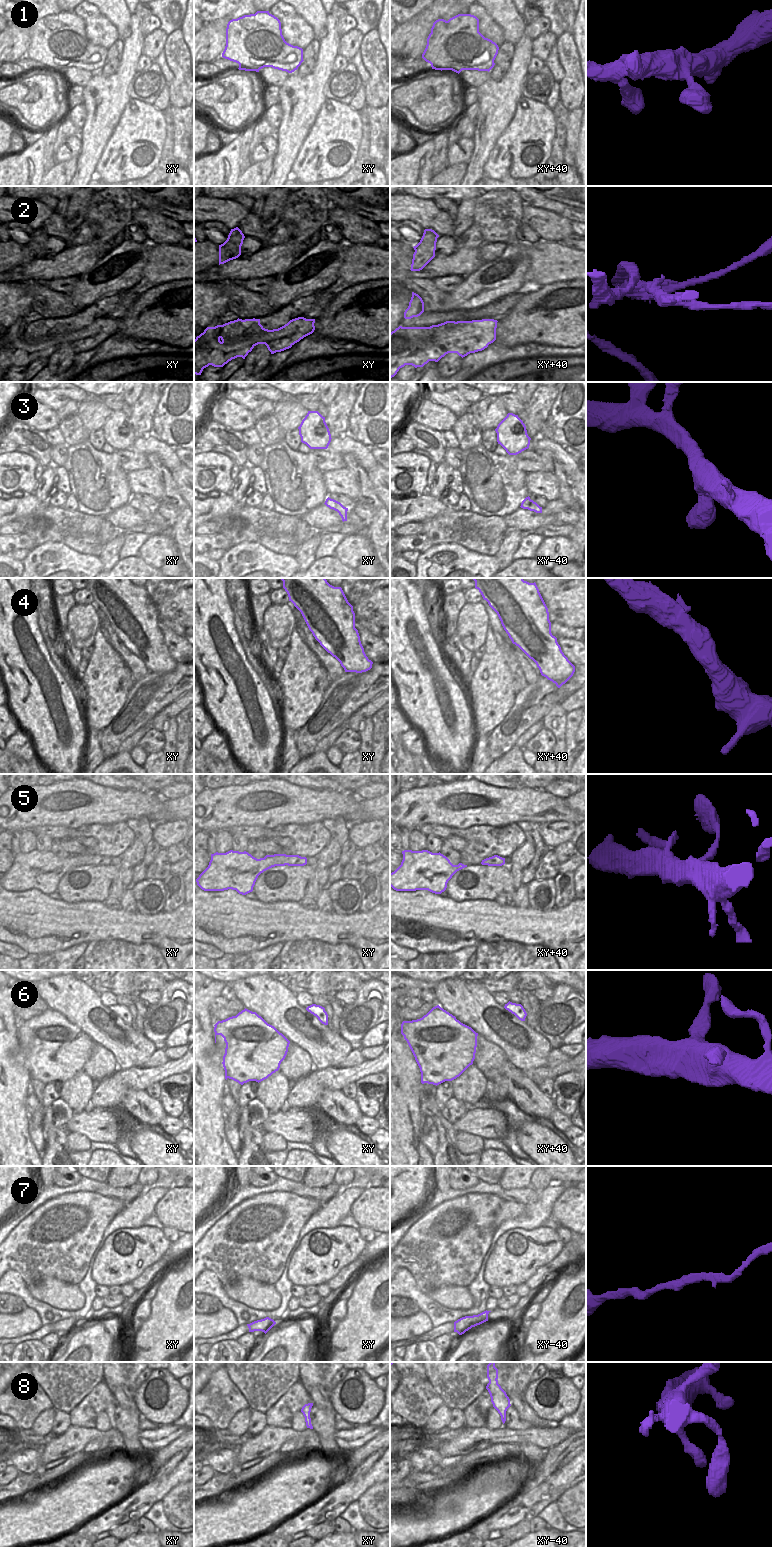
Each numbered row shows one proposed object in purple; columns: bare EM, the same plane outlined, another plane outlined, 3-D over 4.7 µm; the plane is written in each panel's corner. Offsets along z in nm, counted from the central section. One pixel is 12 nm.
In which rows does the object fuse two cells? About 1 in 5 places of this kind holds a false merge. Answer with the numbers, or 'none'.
2, 7

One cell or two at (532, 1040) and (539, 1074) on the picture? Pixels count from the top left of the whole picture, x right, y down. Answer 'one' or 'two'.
two

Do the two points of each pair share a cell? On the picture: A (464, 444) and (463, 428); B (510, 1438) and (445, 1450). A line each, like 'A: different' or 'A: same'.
A: same
B: same

